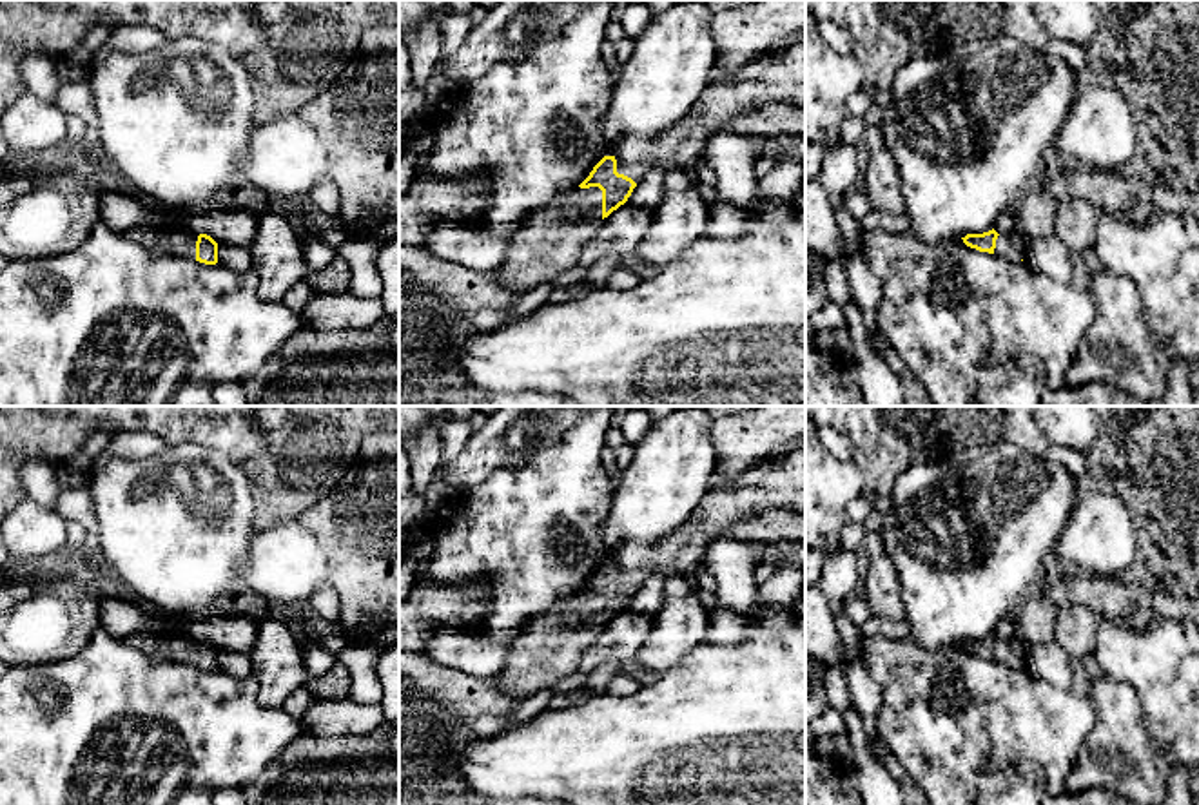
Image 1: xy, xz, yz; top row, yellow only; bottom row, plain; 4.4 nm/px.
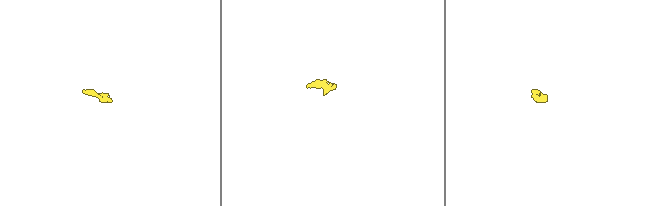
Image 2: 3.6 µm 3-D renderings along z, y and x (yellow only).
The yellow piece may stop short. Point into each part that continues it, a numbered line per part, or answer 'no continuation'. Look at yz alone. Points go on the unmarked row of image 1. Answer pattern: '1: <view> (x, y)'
1: yz (1013, 653)

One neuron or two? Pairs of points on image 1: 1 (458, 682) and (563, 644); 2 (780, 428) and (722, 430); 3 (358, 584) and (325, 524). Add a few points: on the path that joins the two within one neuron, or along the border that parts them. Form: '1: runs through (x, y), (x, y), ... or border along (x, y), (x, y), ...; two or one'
1: border along (490, 680), (519, 700); two
2: runs through (766, 428), (760, 432), (737, 432); one
3: runs through (358, 570), (358, 557), (340, 539); one

